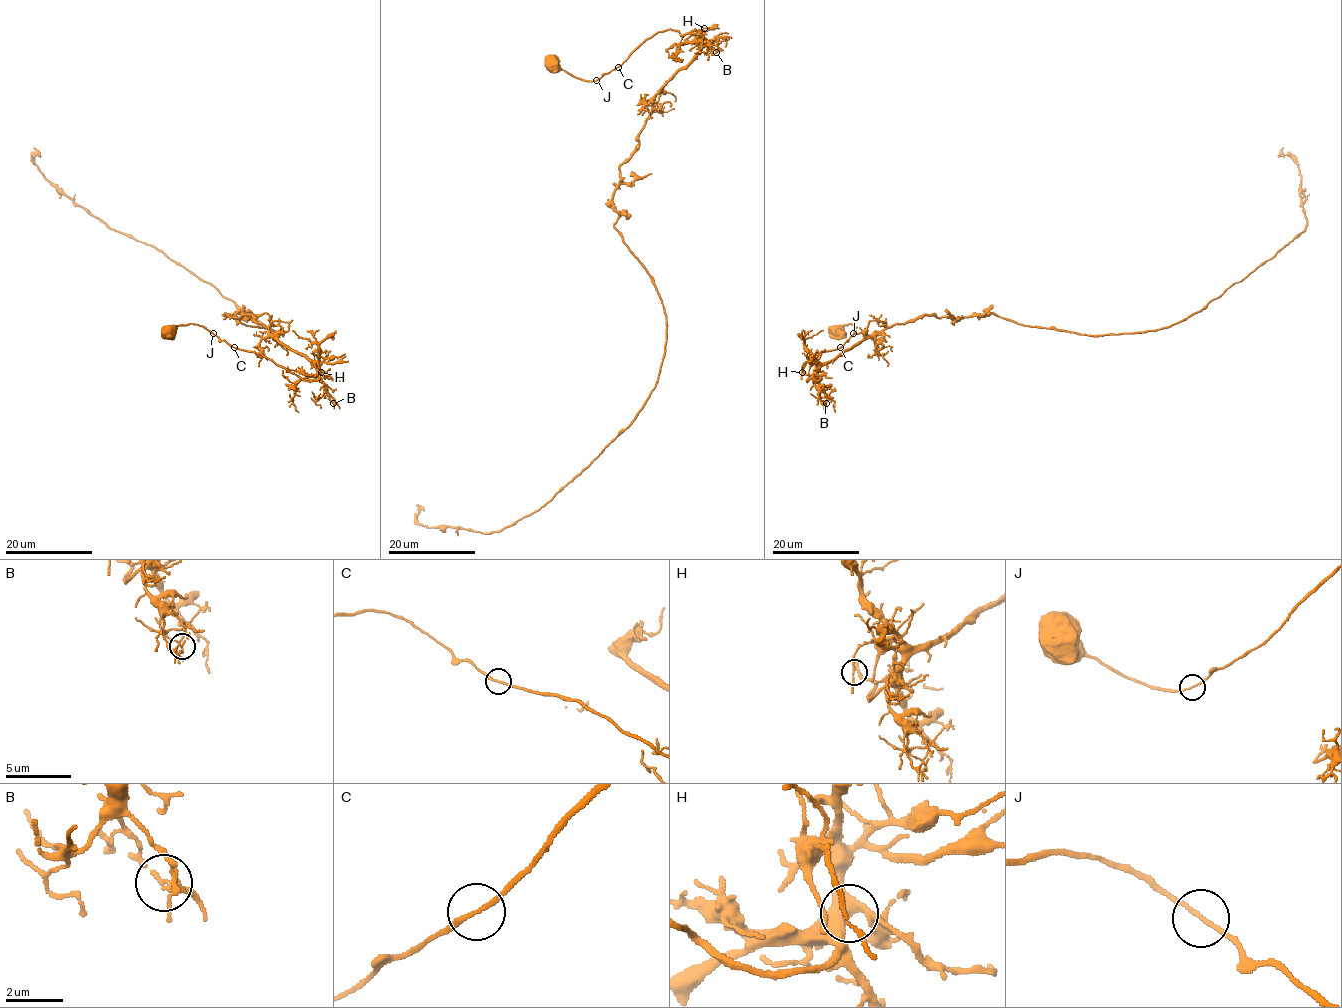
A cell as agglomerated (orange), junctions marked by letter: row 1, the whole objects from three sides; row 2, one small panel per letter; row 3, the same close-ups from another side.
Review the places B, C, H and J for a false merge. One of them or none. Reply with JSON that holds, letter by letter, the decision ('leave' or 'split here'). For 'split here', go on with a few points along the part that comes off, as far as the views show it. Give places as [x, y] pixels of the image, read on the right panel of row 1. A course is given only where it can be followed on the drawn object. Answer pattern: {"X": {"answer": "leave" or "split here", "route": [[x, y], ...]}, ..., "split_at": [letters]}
{"B": {"answer": "leave"}, "C": {"answer": "leave"}, "H": {"answer": "leave"}, "J": {"answer": "leave"}, "split_at": []}

